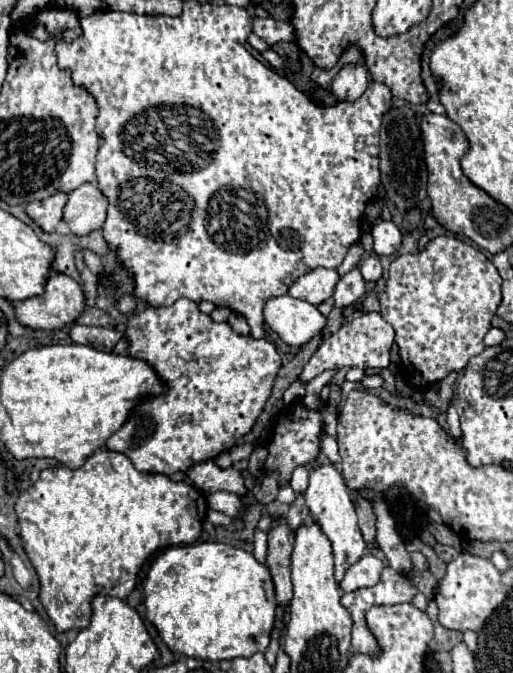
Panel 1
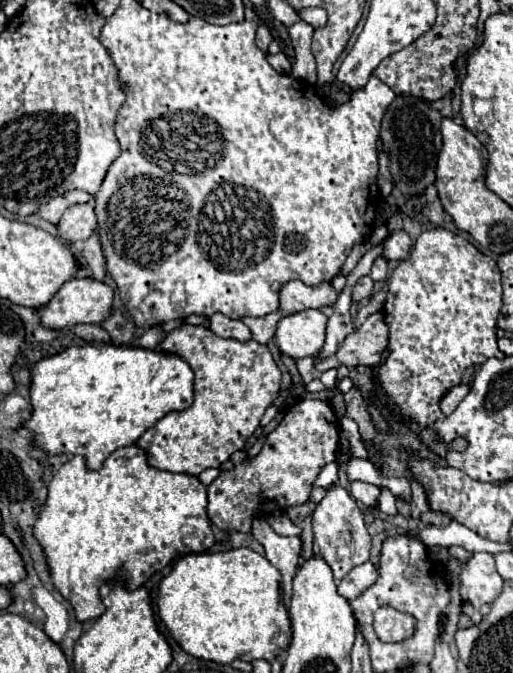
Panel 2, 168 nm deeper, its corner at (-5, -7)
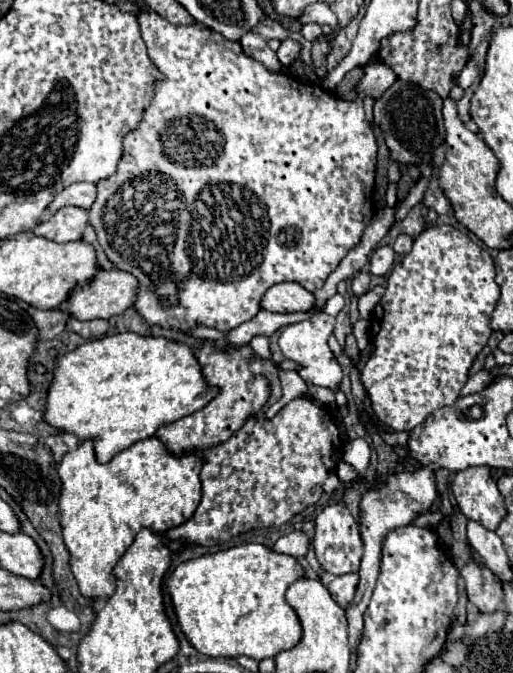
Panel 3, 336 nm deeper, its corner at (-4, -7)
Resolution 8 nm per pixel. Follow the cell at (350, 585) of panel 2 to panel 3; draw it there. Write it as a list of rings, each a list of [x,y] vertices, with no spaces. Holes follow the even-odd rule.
[[[347,573],[347,575],[339,575],[335,577],[329,585],[327,585],[331,597],[335,599],[335,603],[343,609],[349,607],[349,603],[353,601],[355,589],[357,589],[357,573]]]

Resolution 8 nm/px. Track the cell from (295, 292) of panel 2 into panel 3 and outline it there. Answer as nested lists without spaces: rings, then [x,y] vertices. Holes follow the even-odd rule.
[[[277,283],[261,297],[261,309],[273,313],[309,311],[313,307],[313,293],[297,283]]]

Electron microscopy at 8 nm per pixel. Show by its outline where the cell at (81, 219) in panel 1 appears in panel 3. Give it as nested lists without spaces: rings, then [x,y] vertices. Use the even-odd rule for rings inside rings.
[[[63,207],[49,221],[39,223],[33,233],[47,237],[55,243],[67,243],[81,239],[87,227],[87,211],[79,207]]]

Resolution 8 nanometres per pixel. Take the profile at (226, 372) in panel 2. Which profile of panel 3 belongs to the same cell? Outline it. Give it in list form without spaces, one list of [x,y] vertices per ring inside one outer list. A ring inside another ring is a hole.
[[[205,341],[205,345],[197,351],[197,359],[203,365],[203,373],[207,377],[207,383],[221,387],[221,393],[207,403],[201,411],[195,411],[171,425],[165,425],[157,431],[155,437],[159,437],[169,451],[181,455],[181,453],[193,453],[209,449],[209,445],[217,445],[225,439],[229,439],[241,425],[247,421],[249,415],[255,415],[263,409],[263,405],[269,399],[269,383],[263,375],[253,375],[247,369],[247,363],[251,361],[253,349],[249,345],[241,349],[223,351],[219,347],[213,347],[213,343]]]

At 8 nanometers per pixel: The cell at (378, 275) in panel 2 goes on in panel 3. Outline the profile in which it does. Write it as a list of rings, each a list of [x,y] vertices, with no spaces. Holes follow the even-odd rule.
[[[389,245],[377,247],[371,253],[371,273],[373,275],[385,275],[393,267],[393,261],[395,261],[395,251]]]

